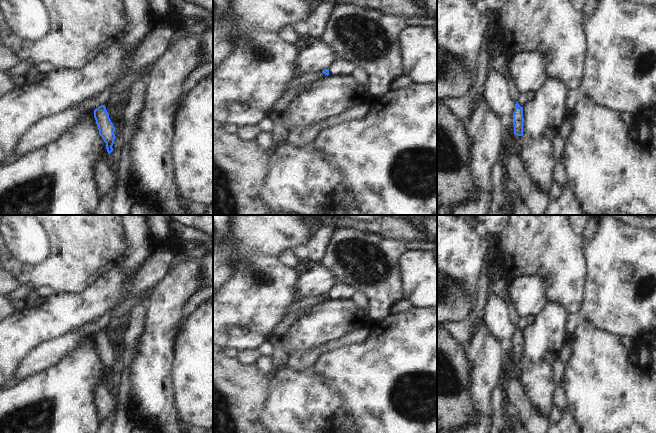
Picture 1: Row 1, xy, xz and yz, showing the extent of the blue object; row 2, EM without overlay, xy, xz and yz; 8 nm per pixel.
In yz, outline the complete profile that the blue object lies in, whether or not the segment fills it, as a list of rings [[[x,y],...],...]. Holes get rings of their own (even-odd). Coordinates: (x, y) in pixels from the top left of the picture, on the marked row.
[[[517,102],[515,104],[515,111],[512,119],[514,125],[514,134],[517,136],[523,135],[523,107],[521,107]]]

